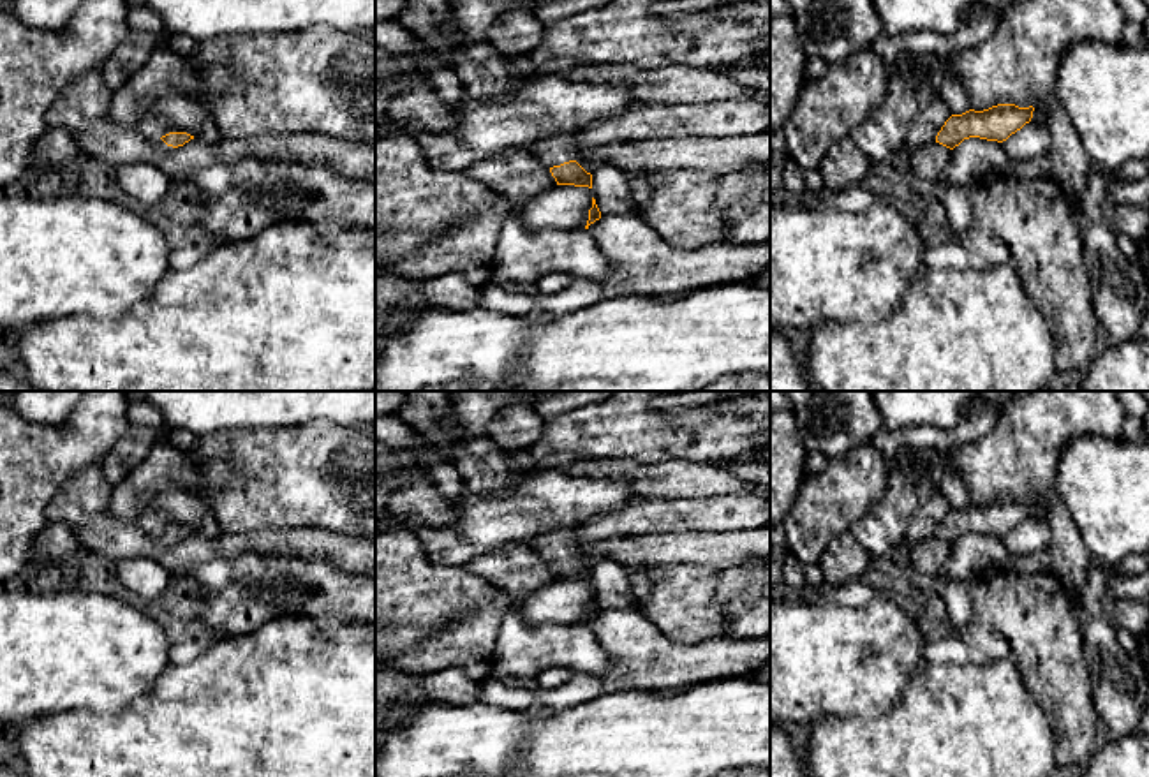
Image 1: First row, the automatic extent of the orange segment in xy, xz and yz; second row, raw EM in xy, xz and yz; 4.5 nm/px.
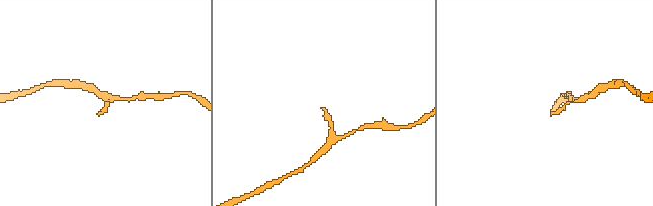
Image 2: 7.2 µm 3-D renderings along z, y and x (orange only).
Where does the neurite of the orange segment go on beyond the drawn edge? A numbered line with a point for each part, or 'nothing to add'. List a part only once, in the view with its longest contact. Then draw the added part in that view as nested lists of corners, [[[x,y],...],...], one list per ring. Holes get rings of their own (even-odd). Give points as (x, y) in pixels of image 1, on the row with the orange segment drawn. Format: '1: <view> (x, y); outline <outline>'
1: xz (555, 150); outline [[[557,134],[532,150],[548,167],[576,160],[573,134]]]

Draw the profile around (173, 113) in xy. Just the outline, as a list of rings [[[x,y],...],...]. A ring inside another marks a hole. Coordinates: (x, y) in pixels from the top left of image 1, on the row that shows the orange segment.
[[[166,97],[157,100],[137,123],[137,130],[150,141],[169,132],[199,136],[201,127],[211,118],[208,104],[187,97]]]

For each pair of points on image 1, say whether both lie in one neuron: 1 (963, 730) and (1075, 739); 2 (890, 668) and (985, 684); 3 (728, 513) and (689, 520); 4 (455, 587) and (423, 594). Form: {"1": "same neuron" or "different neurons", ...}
{"1": "different neurons", "2": "different neurons", "3": "same neuron", "4": "same neuron"}

